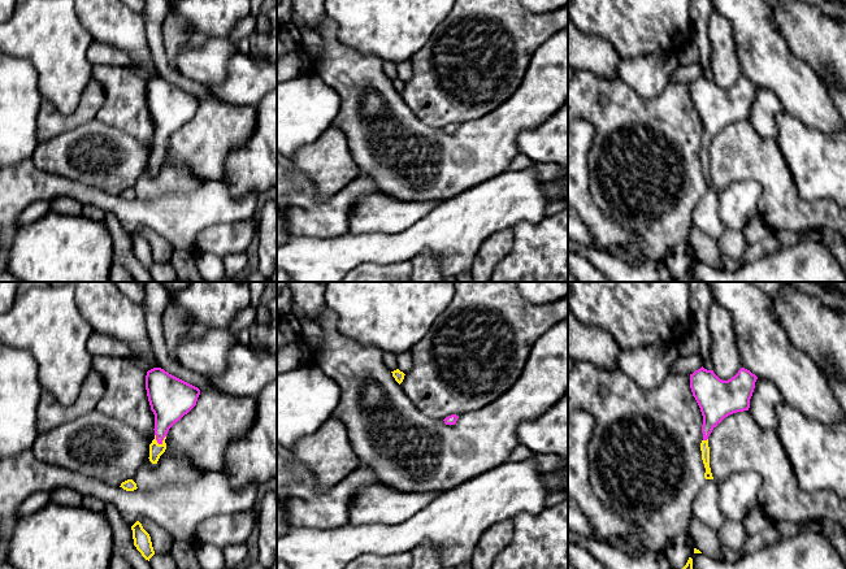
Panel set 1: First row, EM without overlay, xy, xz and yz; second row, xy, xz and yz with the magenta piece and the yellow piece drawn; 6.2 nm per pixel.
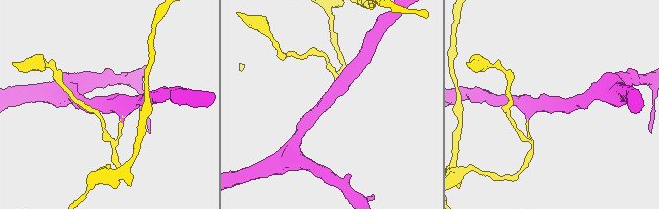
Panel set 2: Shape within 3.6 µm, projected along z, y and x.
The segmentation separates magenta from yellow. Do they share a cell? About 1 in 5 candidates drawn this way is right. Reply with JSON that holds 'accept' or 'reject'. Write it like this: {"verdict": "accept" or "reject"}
{"verdict": "accept"}

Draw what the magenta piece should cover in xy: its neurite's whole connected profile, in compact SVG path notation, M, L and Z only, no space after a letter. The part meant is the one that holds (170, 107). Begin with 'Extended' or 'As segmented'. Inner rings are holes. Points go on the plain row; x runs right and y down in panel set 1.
Extended. M161 77L147 81L146 99L155 123L155 148L149 153L148 168L157 173L166 158L169 138L196 114L200 99Z

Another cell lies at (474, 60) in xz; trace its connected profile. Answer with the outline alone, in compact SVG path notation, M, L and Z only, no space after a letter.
M455 0L451 13L435 27L428 43L411 58L412 78L400 92L411 112L425 125L460 126L493 112L521 84L535 49L568 26L568 4L550 13L532 13L520 0Z

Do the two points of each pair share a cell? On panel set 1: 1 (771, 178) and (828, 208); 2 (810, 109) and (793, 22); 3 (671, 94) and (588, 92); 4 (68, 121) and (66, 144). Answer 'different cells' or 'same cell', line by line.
1: same cell
2: different cells
3: same cell
4: different cells

